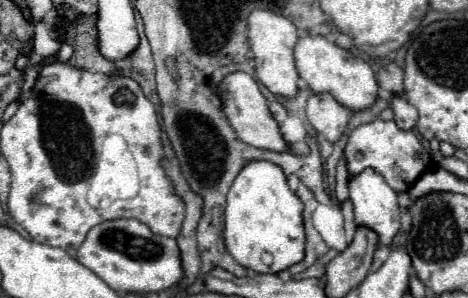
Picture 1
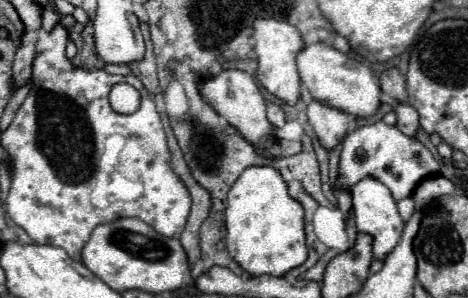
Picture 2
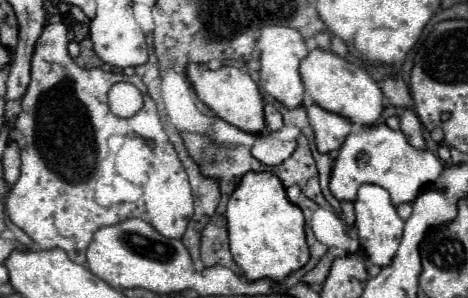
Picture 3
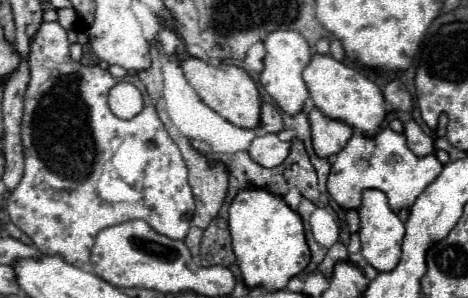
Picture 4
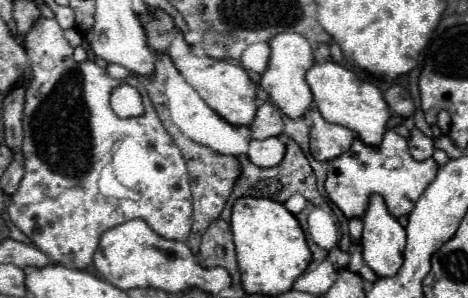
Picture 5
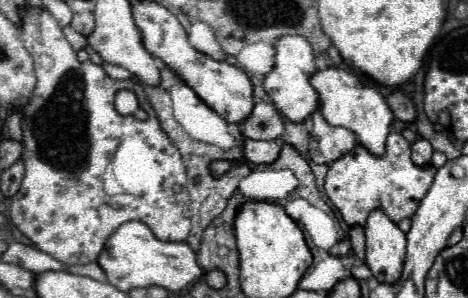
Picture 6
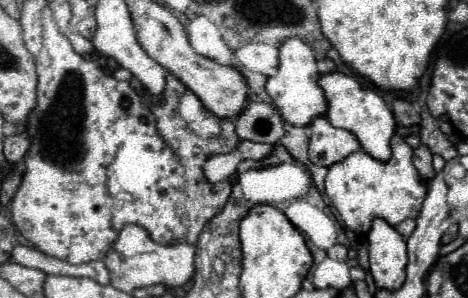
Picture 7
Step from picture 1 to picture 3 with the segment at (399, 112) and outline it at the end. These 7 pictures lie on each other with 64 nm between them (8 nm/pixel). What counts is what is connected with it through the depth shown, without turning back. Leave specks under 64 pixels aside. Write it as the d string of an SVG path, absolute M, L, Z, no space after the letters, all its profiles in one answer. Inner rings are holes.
M404 110L404 114L400 116L400 130L404 132L404 136L408 138L408 142L414 148L426 150L426 142L424 142L424 136L422 136L422 124L412 110Z

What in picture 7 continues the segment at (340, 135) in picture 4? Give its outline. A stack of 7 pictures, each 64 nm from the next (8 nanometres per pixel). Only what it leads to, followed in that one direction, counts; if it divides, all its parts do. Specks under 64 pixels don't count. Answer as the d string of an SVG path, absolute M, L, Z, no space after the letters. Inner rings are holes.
M322 116L312 122L312 138L308 152L312 164L332 166L356 150L360 150L360 142L352 132L332 126Z

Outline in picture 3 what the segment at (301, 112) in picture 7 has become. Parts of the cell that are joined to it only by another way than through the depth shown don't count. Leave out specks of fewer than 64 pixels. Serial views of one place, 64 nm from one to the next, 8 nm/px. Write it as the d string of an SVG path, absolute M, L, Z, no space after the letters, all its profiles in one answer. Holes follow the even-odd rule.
M264 26L264 28L260 28L258 48L260 48L260 64L262 64L262 68L260 68L262 88L272 98L276 98L282 106L286 106L290 110L298 108L304 98L304 84L302 84L298 66L304 60L304 56L308 56L308 48L306 48L302 34L298 30L286 28L286 26Z

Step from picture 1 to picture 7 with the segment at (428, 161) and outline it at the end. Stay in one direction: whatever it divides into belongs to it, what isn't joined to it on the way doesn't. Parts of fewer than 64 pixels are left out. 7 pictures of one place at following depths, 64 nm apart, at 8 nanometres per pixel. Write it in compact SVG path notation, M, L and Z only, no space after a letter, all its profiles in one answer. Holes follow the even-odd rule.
M400 136L392 138L392 148L394 154L388 162L378 162L364 150L358 150L342 162L336 162L328 168L326 196L338 210L346 228L350 228L356 234L368 234L372 220L376 218L382 218L390 226L396 226L402 220L418 218L420 214L428 186L420 180L412 164L412 148Z

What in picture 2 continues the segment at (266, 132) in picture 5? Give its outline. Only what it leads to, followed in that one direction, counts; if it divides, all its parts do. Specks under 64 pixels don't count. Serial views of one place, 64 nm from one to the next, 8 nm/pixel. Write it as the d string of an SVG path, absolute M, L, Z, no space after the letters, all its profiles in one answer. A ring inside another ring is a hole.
M268 104L268 120L274 128L282 128L284 126L284 112L280 106L276 104Z

